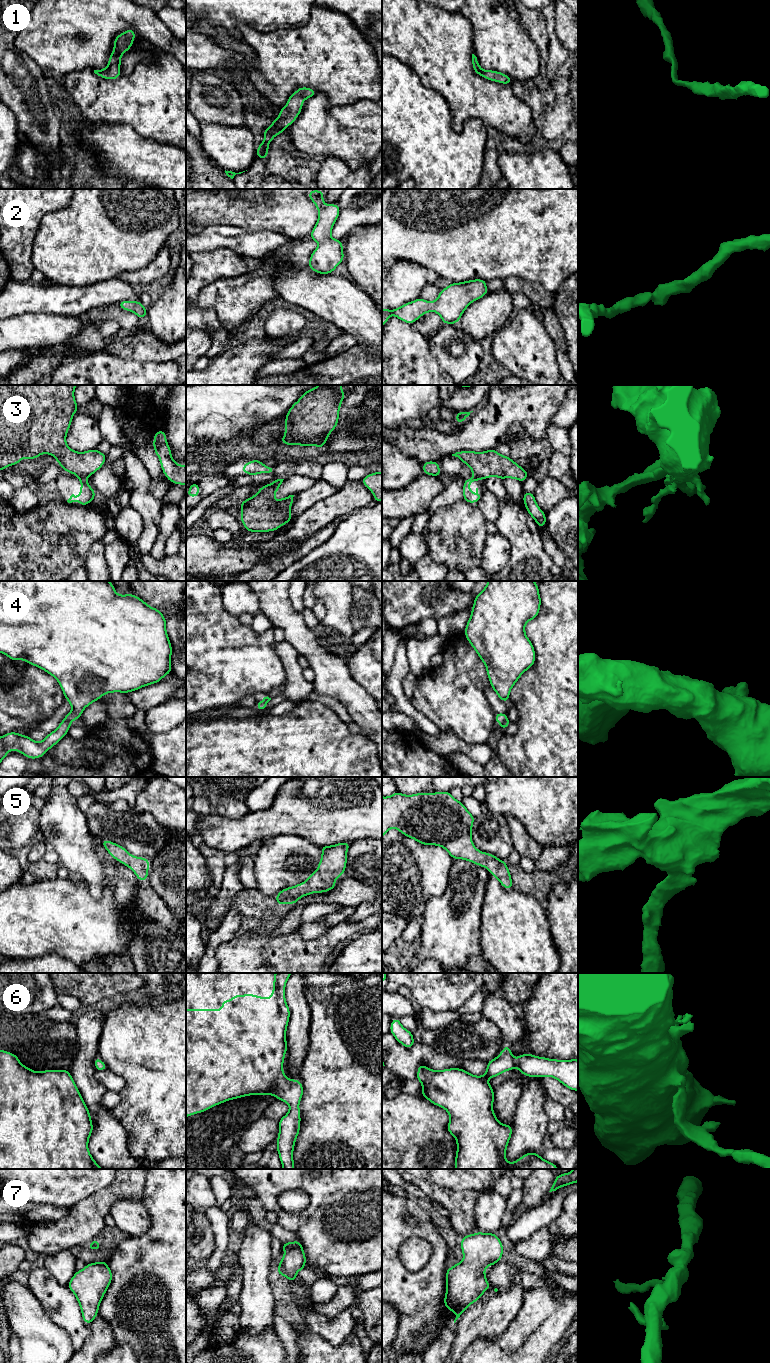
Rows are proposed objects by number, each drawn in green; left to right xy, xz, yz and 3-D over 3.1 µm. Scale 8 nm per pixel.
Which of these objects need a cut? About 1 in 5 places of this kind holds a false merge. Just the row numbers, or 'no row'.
3, 4

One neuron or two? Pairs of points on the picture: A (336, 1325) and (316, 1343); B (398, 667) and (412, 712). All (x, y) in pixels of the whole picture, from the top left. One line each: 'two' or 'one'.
A: two
B: one

